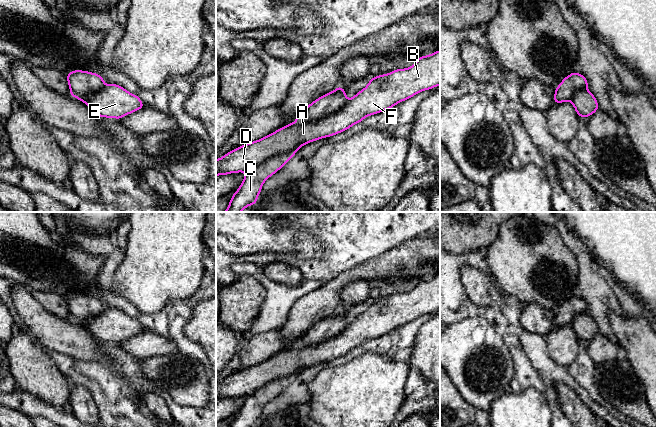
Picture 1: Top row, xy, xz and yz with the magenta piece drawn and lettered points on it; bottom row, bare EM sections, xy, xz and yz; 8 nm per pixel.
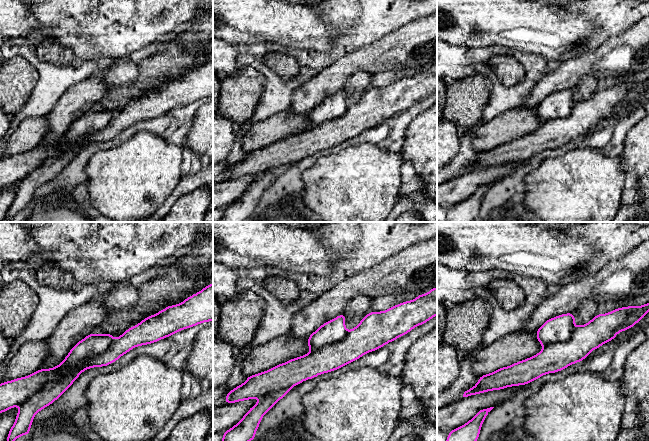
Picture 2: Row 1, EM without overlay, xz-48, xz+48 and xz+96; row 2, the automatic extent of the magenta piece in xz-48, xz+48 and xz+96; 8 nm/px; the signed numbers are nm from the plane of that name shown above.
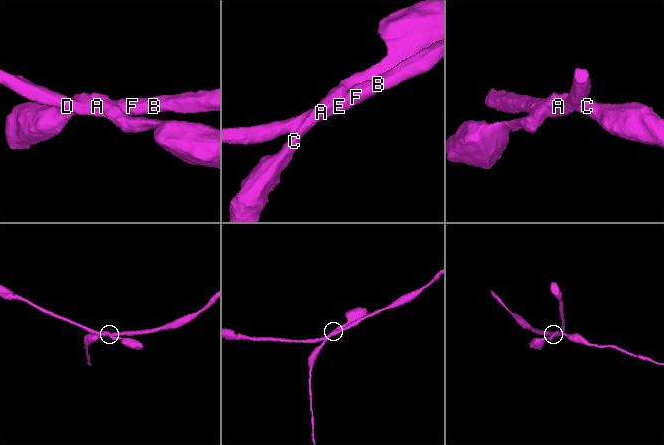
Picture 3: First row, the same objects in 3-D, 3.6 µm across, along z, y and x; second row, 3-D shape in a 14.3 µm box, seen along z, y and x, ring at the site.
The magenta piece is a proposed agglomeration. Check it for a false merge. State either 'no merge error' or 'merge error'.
merge error

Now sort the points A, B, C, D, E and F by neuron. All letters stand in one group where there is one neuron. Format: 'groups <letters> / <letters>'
groups A B D E F / C

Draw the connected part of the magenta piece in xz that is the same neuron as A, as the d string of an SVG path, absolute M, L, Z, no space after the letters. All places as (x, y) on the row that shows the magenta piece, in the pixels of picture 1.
M440 50L418 57L415 64L405 69L396 69L388 74L371 78L367 86L347 100L344 106L327 117L303 124L291 123L275 132L226 153L216 159L216 176L238 172L248 172L270 157L298 150L303 145L318 139L331 137L360 123L364 118L391 109L394 105L414 95L440 85Z

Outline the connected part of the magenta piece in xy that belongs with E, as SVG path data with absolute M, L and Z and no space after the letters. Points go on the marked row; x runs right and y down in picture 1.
M117 84L106 85L95 94L77 99L88 105L98 117L105 118L121 119L144 107L137 95Z

